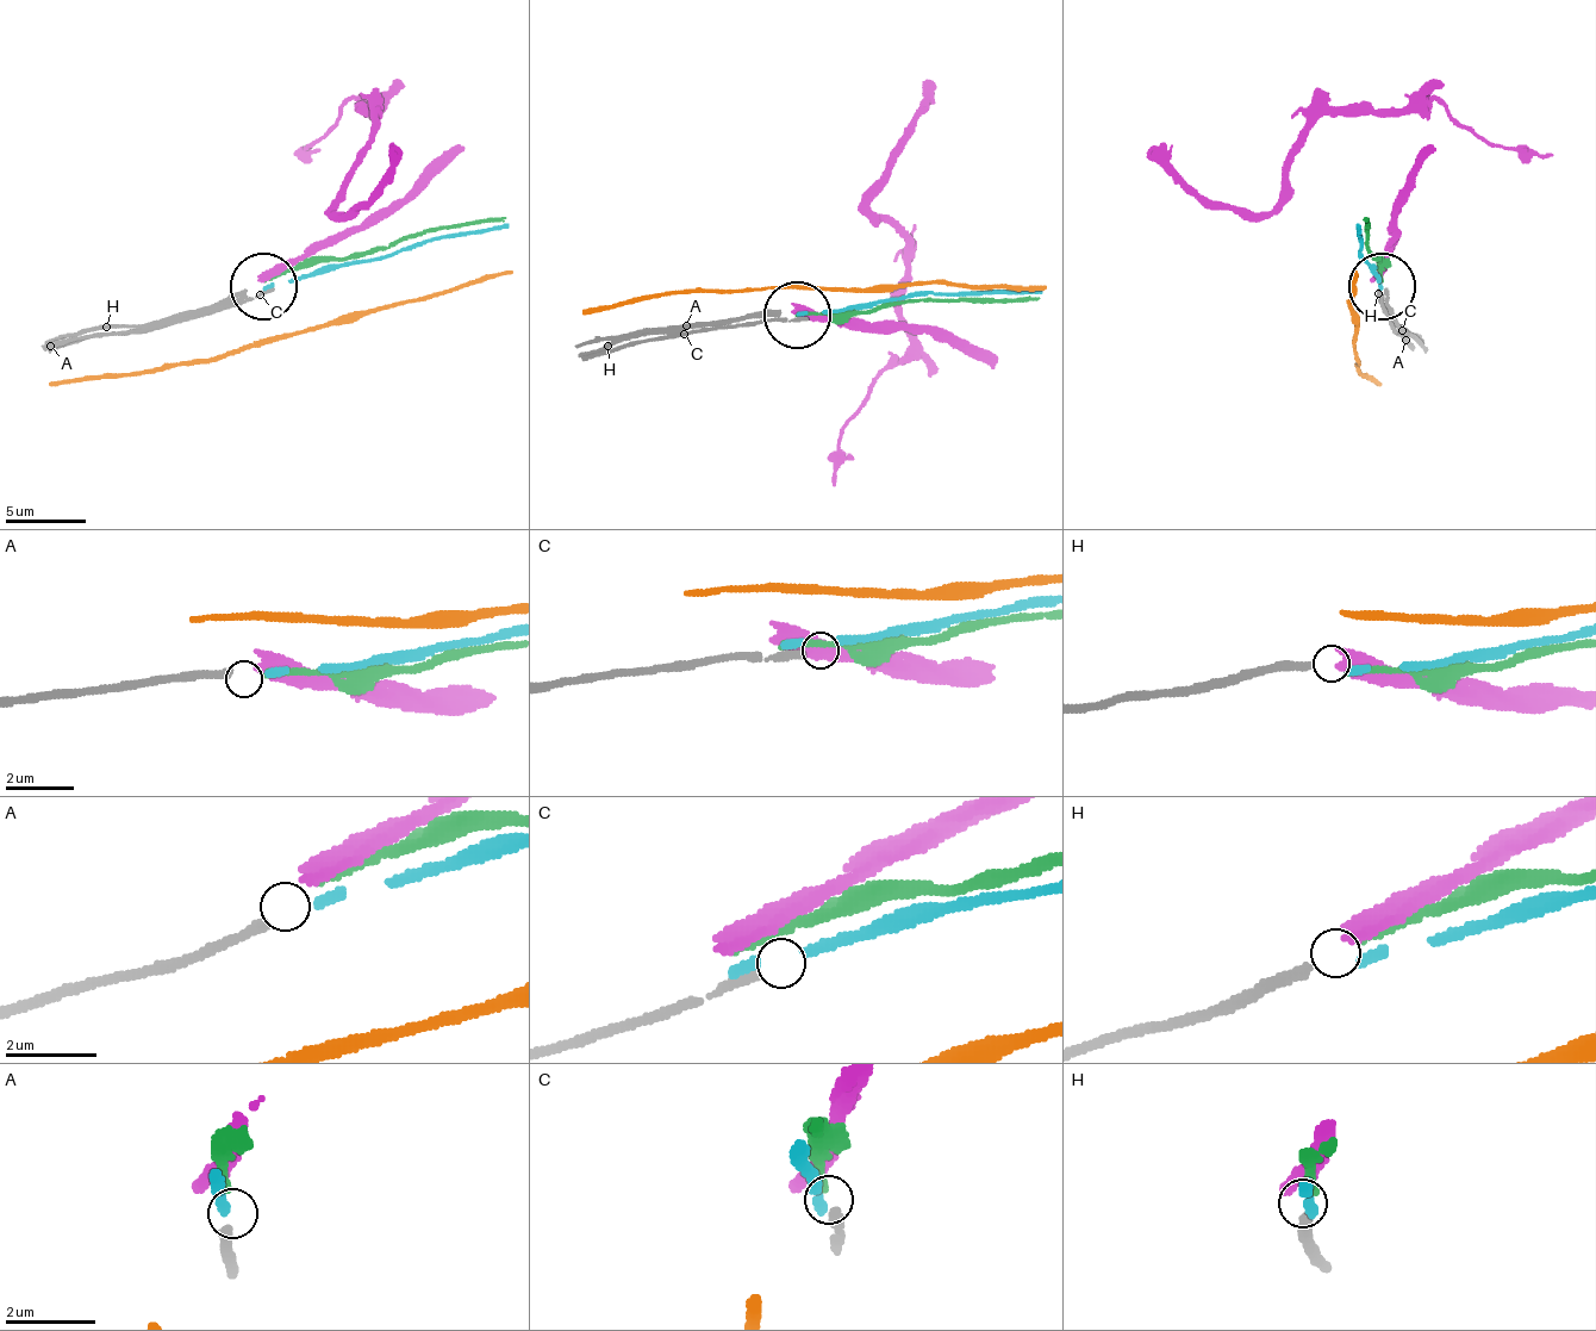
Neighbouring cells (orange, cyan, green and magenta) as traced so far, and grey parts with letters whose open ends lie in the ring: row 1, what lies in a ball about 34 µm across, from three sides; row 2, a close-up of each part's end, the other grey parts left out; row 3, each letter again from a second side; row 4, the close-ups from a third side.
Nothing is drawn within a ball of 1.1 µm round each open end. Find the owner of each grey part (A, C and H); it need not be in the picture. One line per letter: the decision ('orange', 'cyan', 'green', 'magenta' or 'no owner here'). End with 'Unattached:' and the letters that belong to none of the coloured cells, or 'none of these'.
A: cyan
C: no owner here
H: green
Unattached: C

